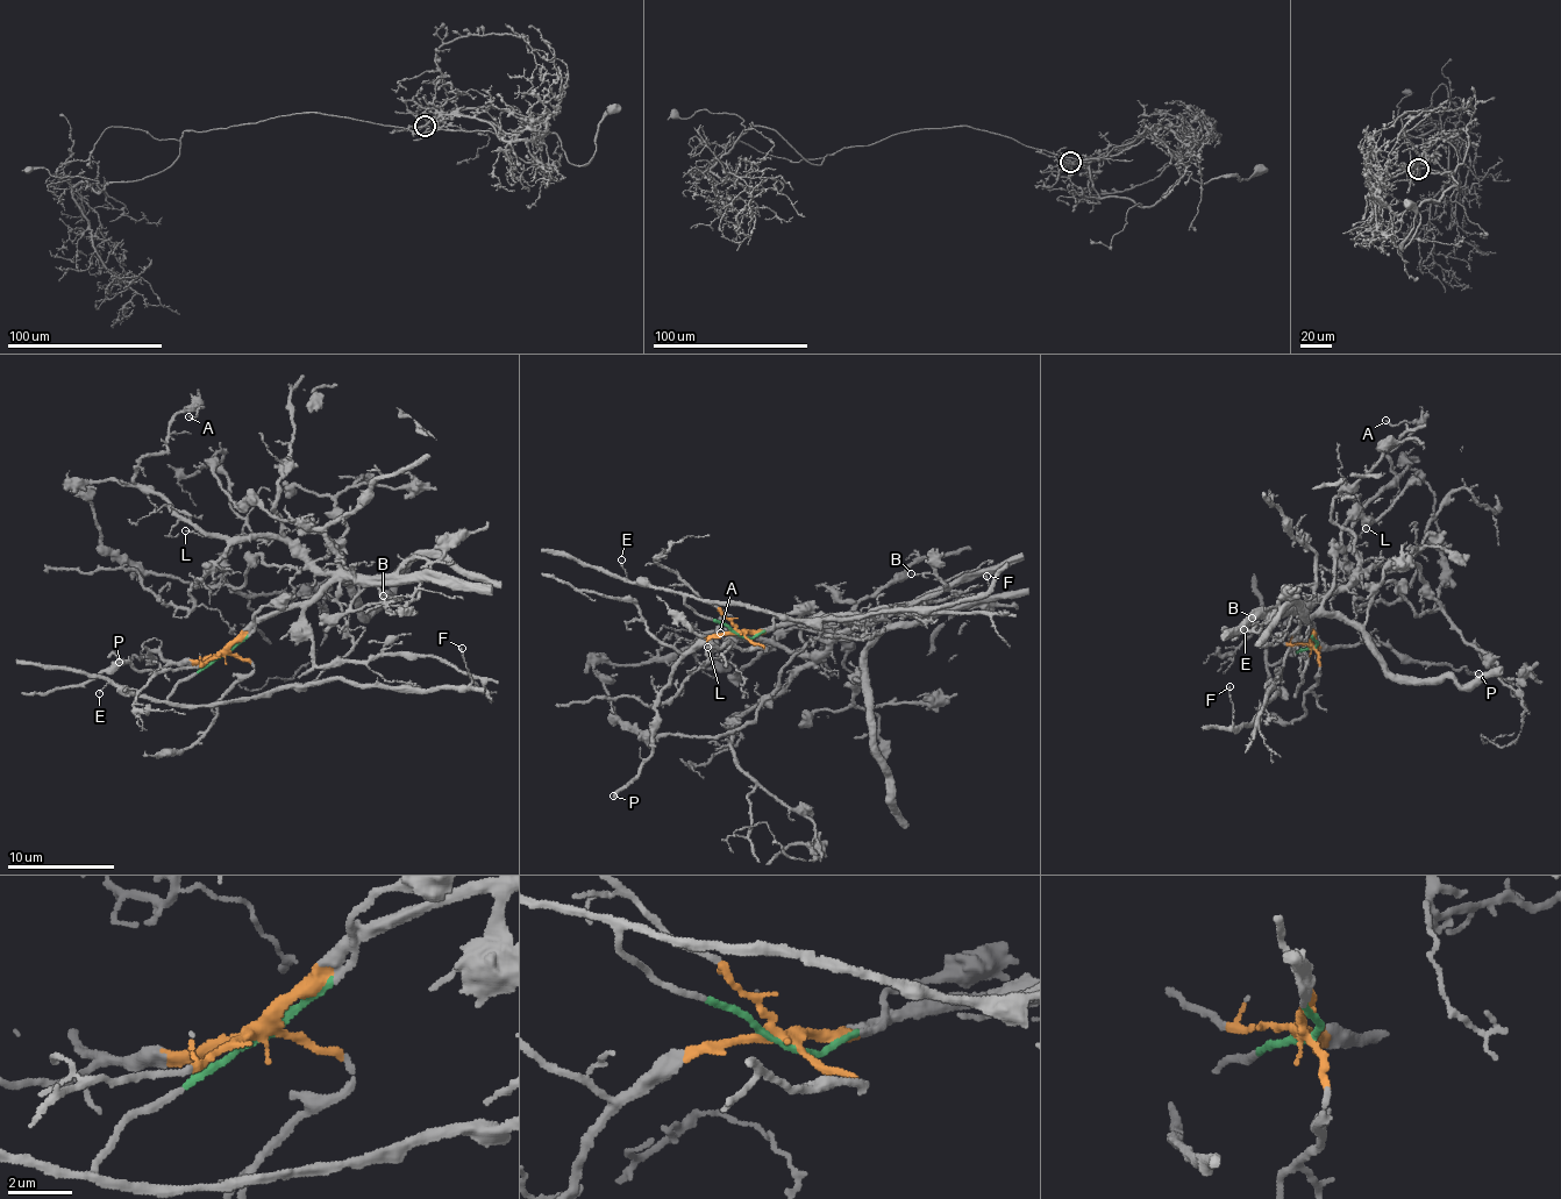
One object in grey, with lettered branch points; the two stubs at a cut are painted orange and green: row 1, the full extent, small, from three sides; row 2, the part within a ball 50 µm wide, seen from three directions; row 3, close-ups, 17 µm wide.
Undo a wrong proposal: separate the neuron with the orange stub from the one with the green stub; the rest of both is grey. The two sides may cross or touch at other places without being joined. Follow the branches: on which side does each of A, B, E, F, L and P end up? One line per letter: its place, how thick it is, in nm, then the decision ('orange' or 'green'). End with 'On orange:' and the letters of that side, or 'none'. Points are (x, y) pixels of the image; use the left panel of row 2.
A: place (189, 416); calibre 150 nm; orange
B: place (383, 596); calibre 100 nm; orange
E: place (99, 693); calibre 80 nm; green
F: place (462, 648); calibre 120 nm; green
L: place (185, 530); calibre 130 nm; orange
P: place (119, 662); calibre 240 nm; orange
On orange: A, B, L, P

